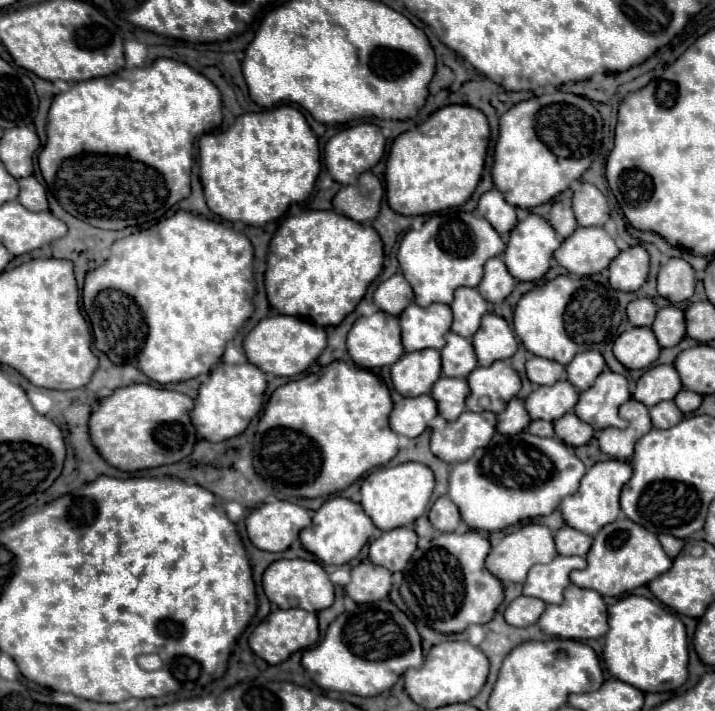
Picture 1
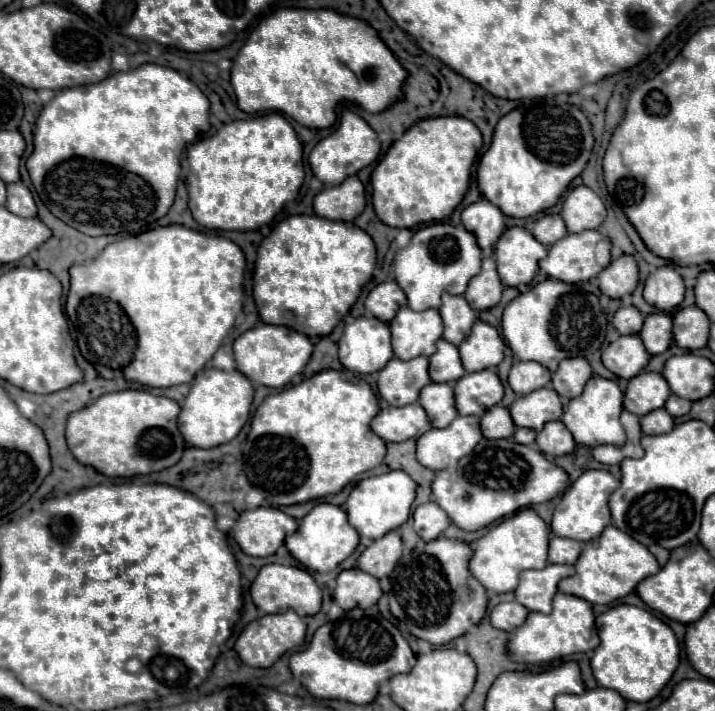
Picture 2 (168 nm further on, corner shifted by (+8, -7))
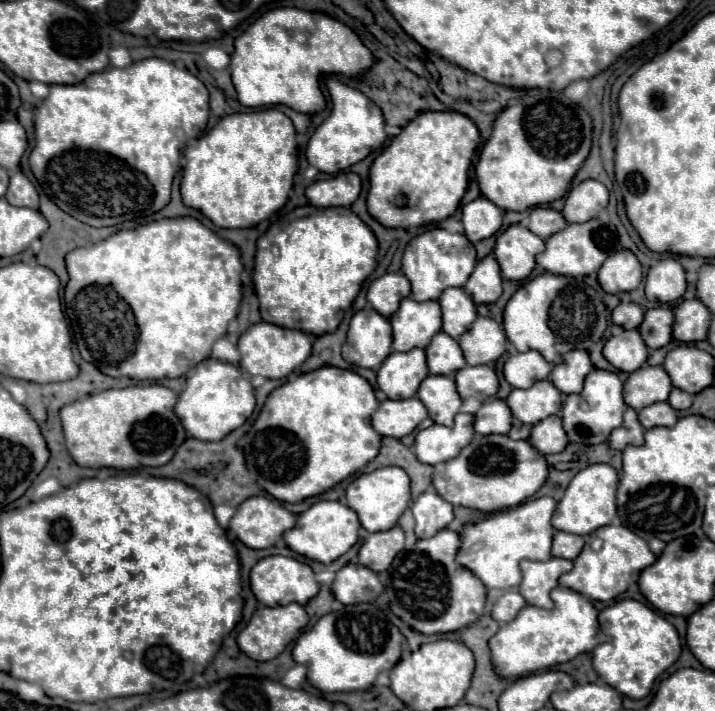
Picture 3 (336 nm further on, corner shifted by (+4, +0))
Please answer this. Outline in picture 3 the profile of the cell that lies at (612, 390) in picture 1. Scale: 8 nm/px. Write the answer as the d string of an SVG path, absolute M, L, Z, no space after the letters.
M594 368L584 380L584 390L582 390L580 398L576 400L576 394L570 394L562 406L564 430L570 438L570 442L578 442L578 444L606 442L610 432L614 428L620 428L624 410L626 410L626 404L622 398L622 380L614 372Z

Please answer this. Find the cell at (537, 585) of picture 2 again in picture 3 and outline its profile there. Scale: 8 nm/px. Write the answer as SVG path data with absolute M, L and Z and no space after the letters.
M550 558L546 562L522 560L520 568L524 574L524 580L518 586L518 590L528 604L538 608L552 608L550 590L558 586L560 574L570 572L572 566L574 566L572 560L566 560L566 558Z

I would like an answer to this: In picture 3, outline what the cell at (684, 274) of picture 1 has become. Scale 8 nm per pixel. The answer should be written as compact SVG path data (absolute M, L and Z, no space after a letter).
M674 258L660 260L654 268L648 270L646 276L646 298L658 300L662 304L680 300L686 292L686 276L684 268Z

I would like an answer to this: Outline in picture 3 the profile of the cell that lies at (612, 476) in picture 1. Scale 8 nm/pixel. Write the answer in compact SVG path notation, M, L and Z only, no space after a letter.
M592 464L580 470L568 484L562 500L558 502L552 516L552 526L562 532L586 536L596 528L610 524L616 516L616 488L618 488L618 474L610 464Z

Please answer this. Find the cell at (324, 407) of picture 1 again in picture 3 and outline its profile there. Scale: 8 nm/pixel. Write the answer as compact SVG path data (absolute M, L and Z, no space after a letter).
M322 366L314 372L298 376L294 382L278 386L270 392L262 412L258 414L244 440L244 456L250 476L280 502L294 504L310 496L318 496L324 490L330 490L378 456L382 438L370 424L372 412L376 408L378 400L368 380L352 370L342 370L336 366Z

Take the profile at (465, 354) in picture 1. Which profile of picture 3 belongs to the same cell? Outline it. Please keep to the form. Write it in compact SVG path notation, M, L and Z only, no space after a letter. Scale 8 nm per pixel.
M438 332L432 338L430 346L426 348L426 358L428 358L430 374L452 376L460 368L466 366L466 360L462 356L460 344L452 336L448 336L446 332Z

